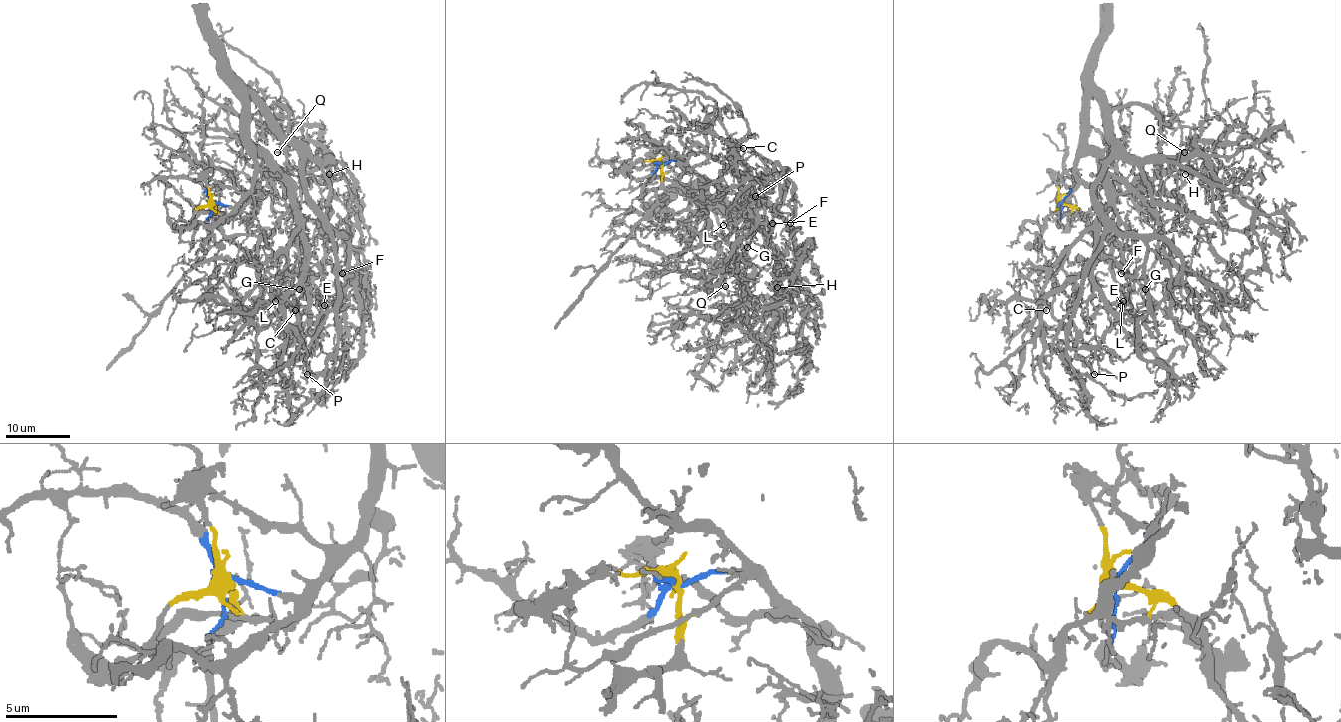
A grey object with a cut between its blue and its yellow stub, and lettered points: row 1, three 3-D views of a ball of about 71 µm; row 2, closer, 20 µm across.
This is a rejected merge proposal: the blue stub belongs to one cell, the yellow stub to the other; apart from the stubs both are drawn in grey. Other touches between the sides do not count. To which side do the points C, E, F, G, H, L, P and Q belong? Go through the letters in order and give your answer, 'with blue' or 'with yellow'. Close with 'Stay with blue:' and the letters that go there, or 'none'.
C: with blue
E: with blue
F: with blue
G: with blue
H: with blue
L: with blue
P: with blue
Q: with blue
Stay with blue: C, E, F, G, H, L, P, Q

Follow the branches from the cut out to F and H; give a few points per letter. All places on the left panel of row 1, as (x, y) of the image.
F: (211, 204), (232, 207), (254, 184), (247, 95), (301, 152), (307, 202), (348, 246), (346, 275), (341, 273)
H: (211, 204), (232, 207), (254, 184), (247, 95), (286, 135), (314, 156), (330, 160), (330, 174)

